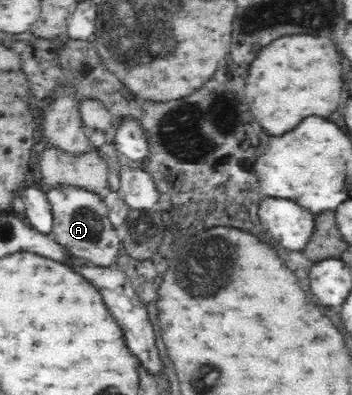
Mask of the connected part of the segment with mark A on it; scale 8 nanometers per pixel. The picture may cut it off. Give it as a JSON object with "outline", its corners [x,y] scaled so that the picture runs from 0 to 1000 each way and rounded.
{"outline":[[[205,471],[136,473],[131,491],[156,559],[148,577],[153,610],[207,651],[278,673],[330,673],[349,638],[349,613],[310,557],[293,496]]]}

